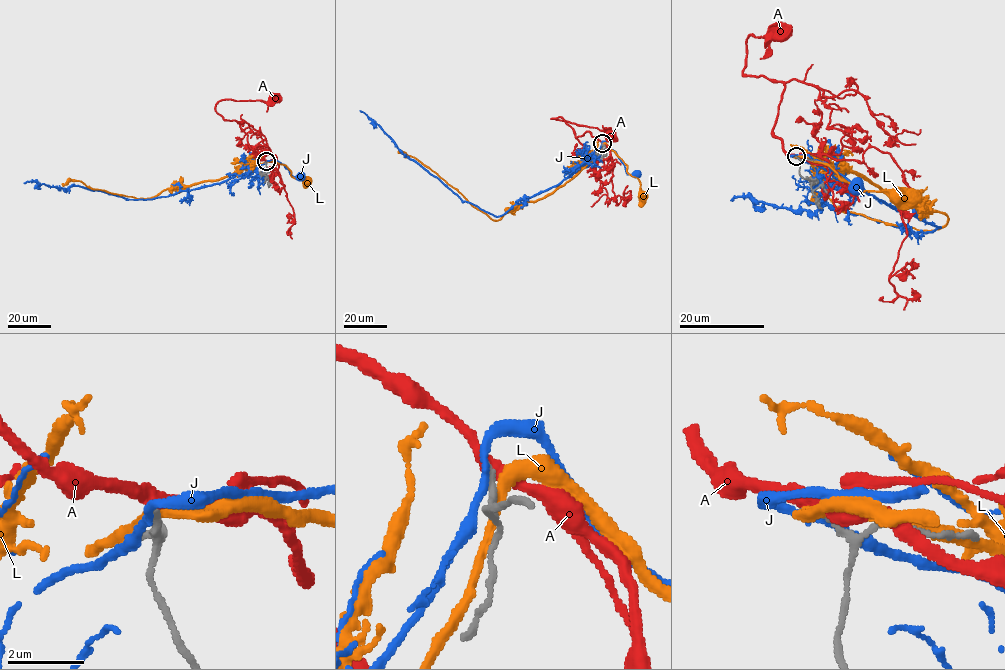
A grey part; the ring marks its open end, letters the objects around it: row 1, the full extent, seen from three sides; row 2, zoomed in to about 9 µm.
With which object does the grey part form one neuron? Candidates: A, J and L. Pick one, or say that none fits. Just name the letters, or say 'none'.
A

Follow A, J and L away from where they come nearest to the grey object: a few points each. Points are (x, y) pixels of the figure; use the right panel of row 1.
A: (796, 157), (772, 133), (784, 84), (745, 76), (742, 69), (751, 34), (770, 39), (779, 32)
J: (797, 157), (809, 155), (825, 162), (857, 189)
L: (798, 158), (826, 163), (860, 192), (893, 192), (895, 195)

